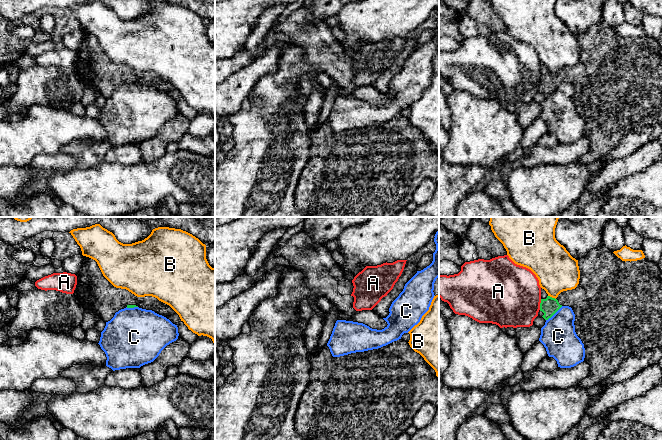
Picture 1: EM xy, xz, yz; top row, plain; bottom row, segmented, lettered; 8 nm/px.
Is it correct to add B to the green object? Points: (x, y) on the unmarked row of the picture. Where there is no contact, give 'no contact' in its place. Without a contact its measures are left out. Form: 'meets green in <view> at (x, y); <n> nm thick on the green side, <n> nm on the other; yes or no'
meets green in yz at (551, 73); 140 nm thick on the green side, 340 nm on the other; no

